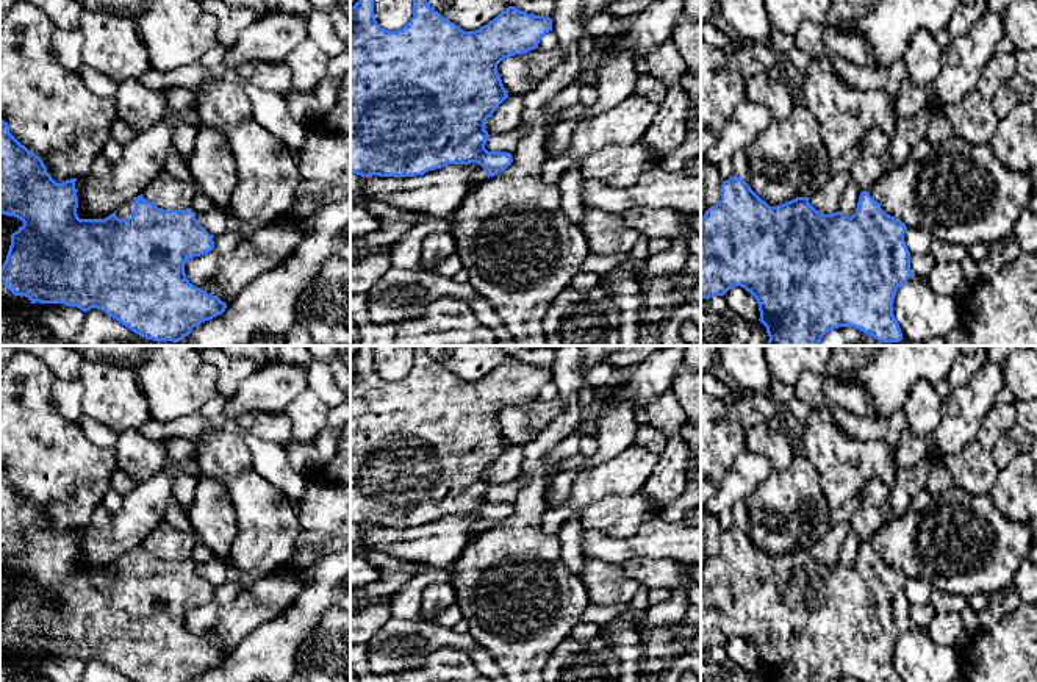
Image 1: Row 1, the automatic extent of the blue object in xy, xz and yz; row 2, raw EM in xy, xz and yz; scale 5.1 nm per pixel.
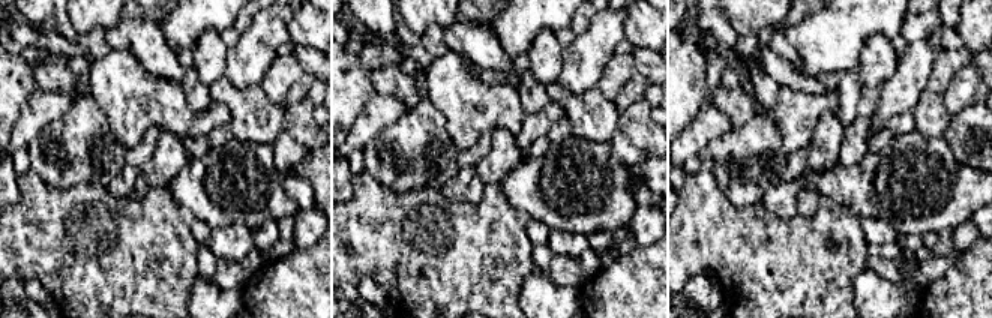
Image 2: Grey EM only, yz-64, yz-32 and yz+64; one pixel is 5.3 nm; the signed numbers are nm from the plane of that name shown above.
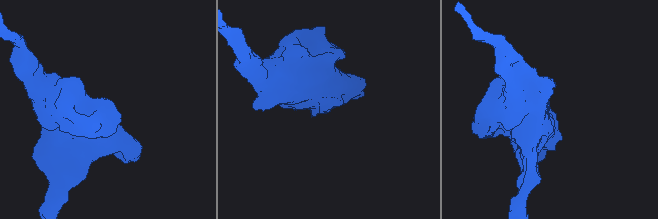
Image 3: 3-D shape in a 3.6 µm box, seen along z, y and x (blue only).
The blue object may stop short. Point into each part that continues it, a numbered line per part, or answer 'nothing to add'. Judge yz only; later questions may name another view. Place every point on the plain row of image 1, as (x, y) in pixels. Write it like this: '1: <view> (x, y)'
nothing to add

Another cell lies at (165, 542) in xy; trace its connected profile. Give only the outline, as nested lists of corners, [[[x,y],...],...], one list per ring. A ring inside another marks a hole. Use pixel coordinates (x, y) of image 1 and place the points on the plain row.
[[[161,522],[145,537],[142,547],[163,560],[186,560],[199,541],[196,532],[177,530]]]

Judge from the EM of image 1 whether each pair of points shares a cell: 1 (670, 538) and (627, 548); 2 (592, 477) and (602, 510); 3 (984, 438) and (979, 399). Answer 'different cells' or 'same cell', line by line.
1: same cell
2: different cells
3: different cells

